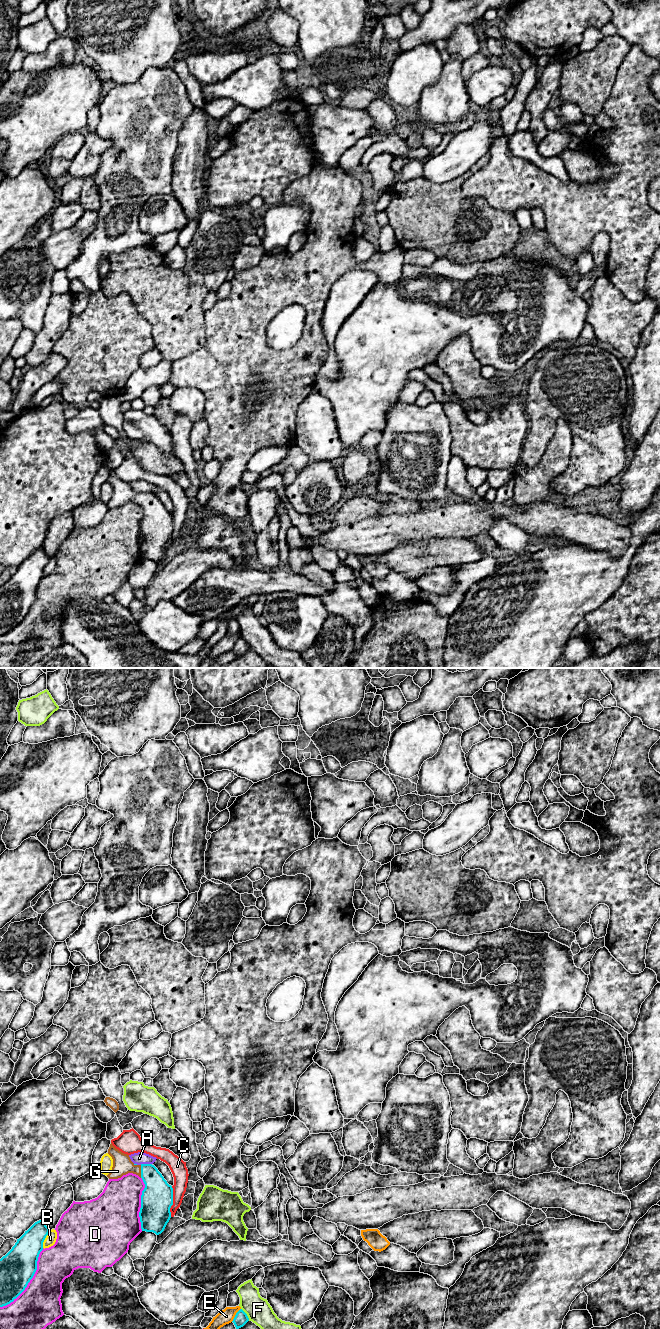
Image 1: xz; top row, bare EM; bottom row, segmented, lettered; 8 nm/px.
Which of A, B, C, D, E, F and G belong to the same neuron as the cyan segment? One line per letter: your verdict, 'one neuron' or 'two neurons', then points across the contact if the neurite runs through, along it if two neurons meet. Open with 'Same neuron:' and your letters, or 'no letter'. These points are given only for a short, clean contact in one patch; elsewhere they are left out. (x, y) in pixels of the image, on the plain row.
Same neuron: G
A: two neurons
B: two neurons
C: two neurons
D: two neurons
E: two neurons
F: two neurons
G: one neuron; runs through xz (157, 525), (156, 514), (141, 499), (122, 492)

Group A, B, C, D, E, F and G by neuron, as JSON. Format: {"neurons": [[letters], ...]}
{"neurons": [["A"], ["B"], ["C"], ["D"], ["E"], ["F"], ["G"]]}

